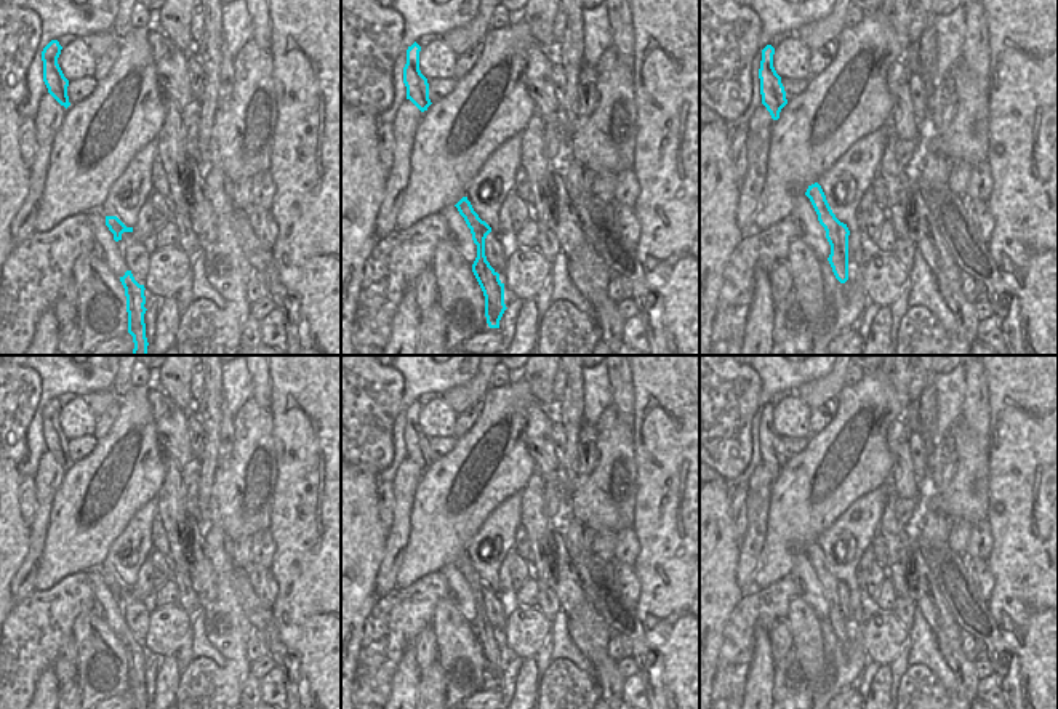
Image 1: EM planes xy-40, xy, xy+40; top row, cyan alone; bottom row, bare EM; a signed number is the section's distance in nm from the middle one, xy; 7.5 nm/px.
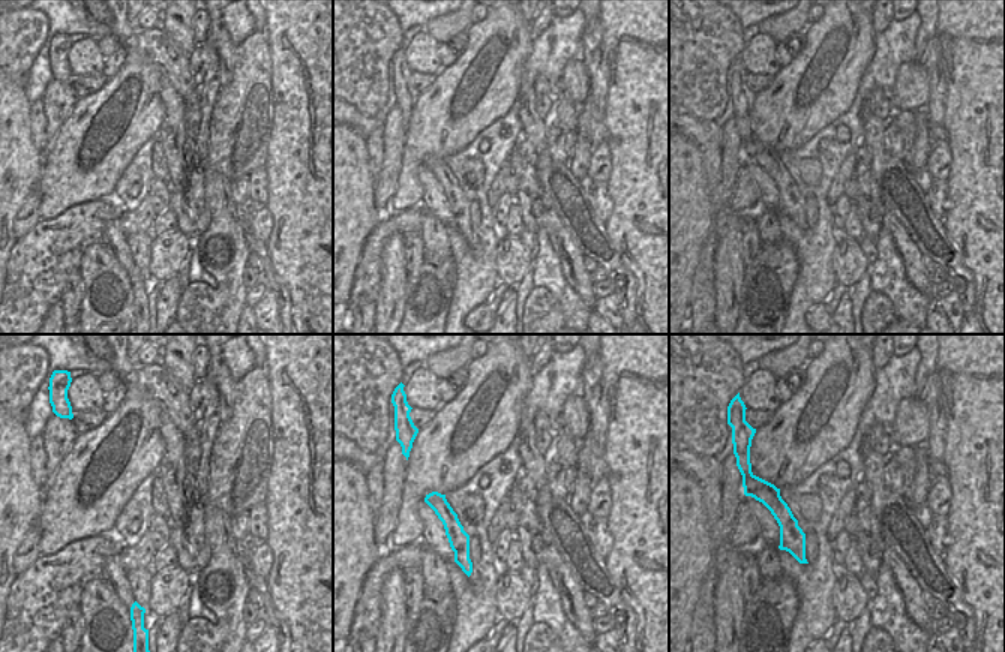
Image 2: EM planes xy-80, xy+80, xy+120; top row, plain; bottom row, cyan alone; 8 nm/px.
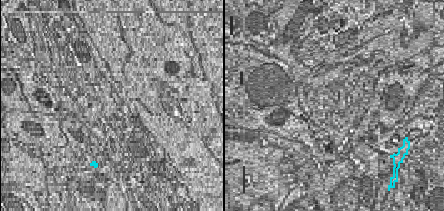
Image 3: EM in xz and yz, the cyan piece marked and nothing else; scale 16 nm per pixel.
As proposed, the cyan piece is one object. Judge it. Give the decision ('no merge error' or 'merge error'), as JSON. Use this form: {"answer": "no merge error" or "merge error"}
{"answer": "no merge error"}

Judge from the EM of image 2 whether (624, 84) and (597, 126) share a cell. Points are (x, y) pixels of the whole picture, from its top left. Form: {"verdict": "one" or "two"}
{"verdict": "two"}

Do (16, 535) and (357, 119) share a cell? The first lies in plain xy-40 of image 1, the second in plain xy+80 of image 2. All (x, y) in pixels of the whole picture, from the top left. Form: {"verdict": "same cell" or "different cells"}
{"verdict": "different cells"}

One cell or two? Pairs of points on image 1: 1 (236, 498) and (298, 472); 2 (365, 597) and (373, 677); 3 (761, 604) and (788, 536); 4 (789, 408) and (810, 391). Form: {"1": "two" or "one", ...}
{"1": "two", "2": "two", "3": "two", "4": "two"}

